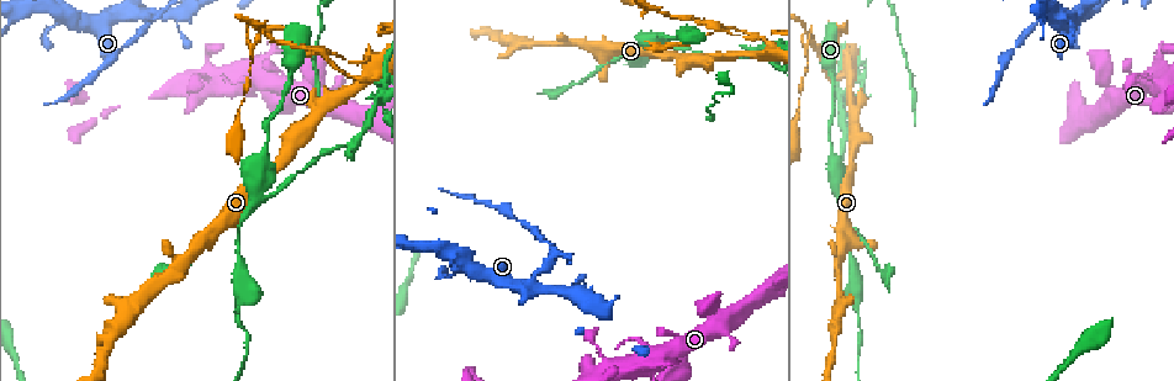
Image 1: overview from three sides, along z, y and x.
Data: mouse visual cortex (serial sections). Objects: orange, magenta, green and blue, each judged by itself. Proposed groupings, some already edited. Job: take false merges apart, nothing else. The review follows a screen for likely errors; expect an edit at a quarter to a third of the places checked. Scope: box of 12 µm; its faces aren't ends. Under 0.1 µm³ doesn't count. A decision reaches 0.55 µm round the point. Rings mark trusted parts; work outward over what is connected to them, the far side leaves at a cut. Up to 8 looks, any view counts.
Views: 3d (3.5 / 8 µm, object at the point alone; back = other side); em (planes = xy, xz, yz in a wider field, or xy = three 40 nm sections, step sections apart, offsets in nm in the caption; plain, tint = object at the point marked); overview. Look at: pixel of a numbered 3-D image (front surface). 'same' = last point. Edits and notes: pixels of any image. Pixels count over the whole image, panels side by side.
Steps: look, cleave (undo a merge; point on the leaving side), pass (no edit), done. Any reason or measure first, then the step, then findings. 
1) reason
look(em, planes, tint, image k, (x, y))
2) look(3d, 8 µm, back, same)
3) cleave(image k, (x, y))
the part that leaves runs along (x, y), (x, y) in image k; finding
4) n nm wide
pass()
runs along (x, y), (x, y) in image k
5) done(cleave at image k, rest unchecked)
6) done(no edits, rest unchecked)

thin arm on a thick one
look(3d, 3.5 µm, back, image 1, (1045, 14))

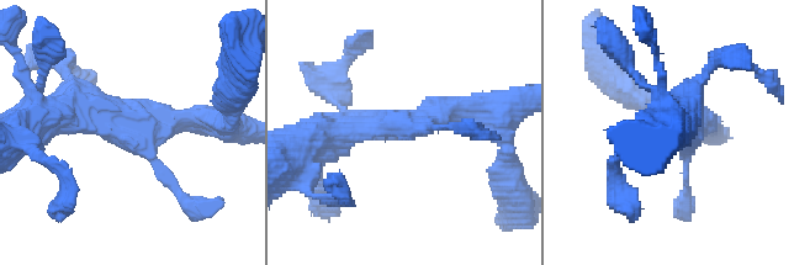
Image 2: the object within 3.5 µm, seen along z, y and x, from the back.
3 arms; arms of 100, 300, 400 nm; now the EM
look(em, planes, tint, image 2, (403, 123))

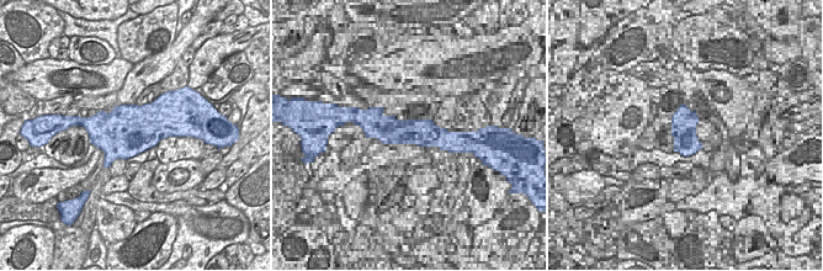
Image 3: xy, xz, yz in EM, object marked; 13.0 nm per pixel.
pass()
runs along (52, 116), (98, 105), (174, 191) in image 2; one cell here

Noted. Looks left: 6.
four arms meet
look(3d, 3.5 µm, image 1, (1082, 19))

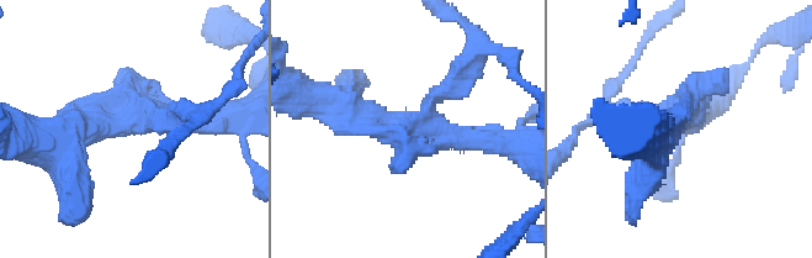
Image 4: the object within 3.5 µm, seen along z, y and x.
cleave(image 4, (462, 61))
the part that leaves runs along (436, 96), (470, 70), (466, 24) in image 4; two cells meet here

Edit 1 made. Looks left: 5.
sudden change in width
look(3d, 8 µm, image 1, (1158, 81))

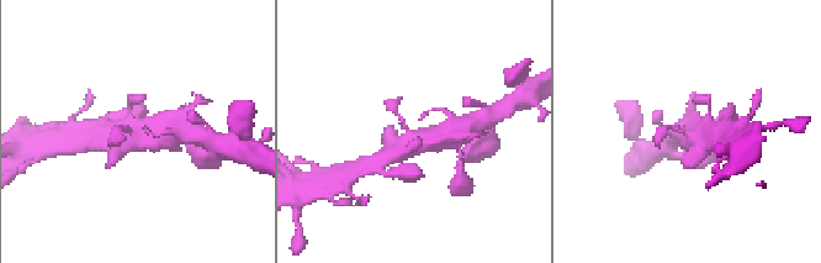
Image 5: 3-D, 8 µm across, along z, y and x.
look(em, xy, step 1, tint, image 5, (409, 133))

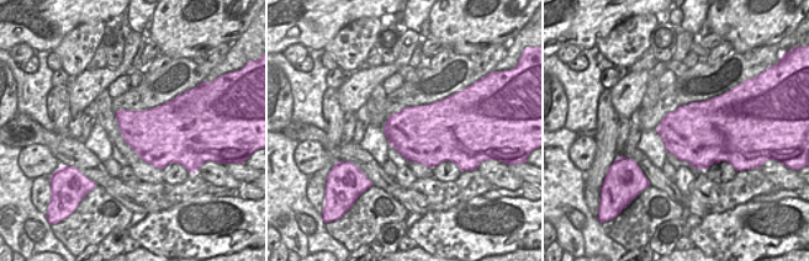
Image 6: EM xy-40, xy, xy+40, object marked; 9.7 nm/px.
pass()
runs along (441, 136), (417, 142), (392, 108) in image 5; one cell here

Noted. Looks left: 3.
thick turns thin
look(3d, 8 µm, image 1, (287, 84))

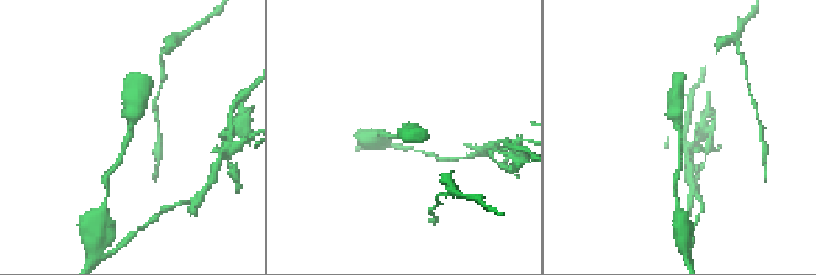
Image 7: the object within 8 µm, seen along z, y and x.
zoom in
look(3d, 3.5 µm, image 7, (126, 138))

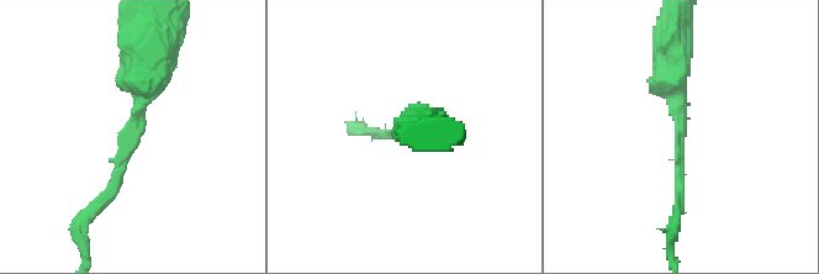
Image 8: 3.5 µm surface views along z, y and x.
arms of 150, 400 nm
look(em, xy, step 5, tint, image 8, (134, 132))

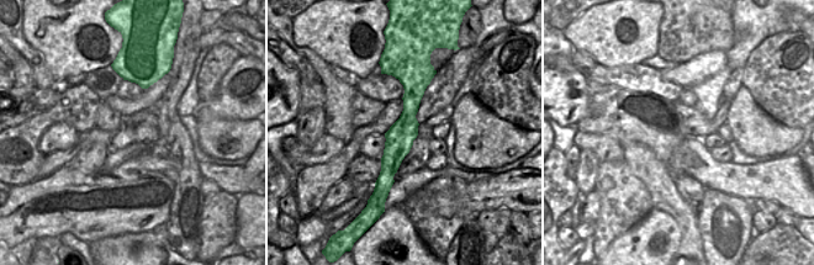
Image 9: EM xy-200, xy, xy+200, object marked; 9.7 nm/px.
pass()
runs along (143, 56), (132, 143), (99, 207) in image 8; continuous, no second cell

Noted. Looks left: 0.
done(cleave at image 4, rest unchecked)

